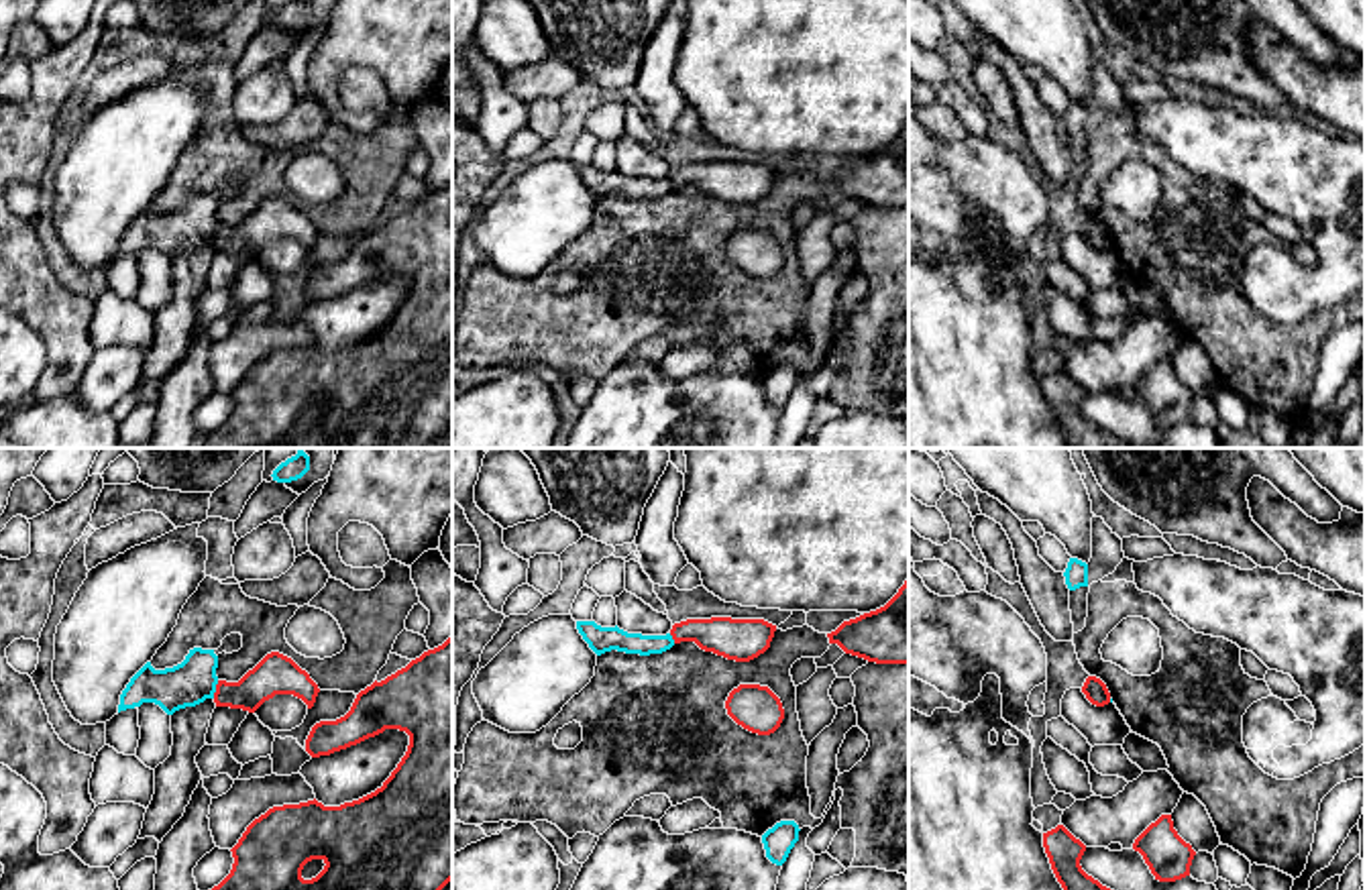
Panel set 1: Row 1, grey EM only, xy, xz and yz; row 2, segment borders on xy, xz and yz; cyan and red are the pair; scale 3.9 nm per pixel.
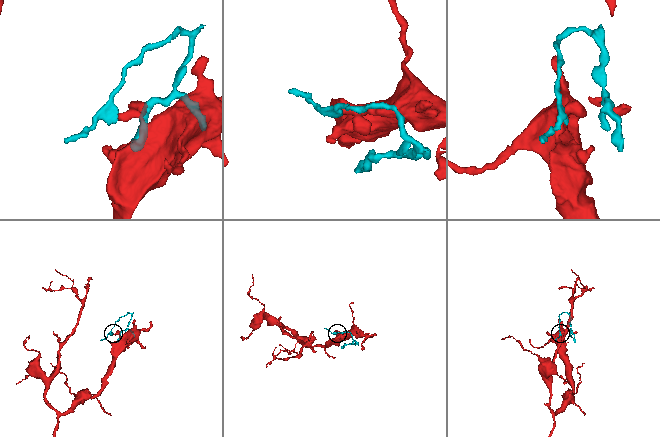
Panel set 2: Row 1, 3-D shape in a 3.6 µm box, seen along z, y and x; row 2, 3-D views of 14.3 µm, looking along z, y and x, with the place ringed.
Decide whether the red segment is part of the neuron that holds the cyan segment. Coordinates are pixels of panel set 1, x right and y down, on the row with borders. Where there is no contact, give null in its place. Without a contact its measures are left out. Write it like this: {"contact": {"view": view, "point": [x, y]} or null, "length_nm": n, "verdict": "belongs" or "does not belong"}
{"contact": {"view": "xy", "point": [214, 689]}, "length_nm": 80, "verdict": "does not belong"}

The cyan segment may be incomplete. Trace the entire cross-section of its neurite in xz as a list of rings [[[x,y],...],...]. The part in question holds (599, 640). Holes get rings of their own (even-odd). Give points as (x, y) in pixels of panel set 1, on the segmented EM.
[[[577,621],[577,629],[597,656],[611,650],[650,656],[650,654],[662,654],[674,646],[670,633],[666,635],[627,633],[617,625],[601,627],[595,621]]]

